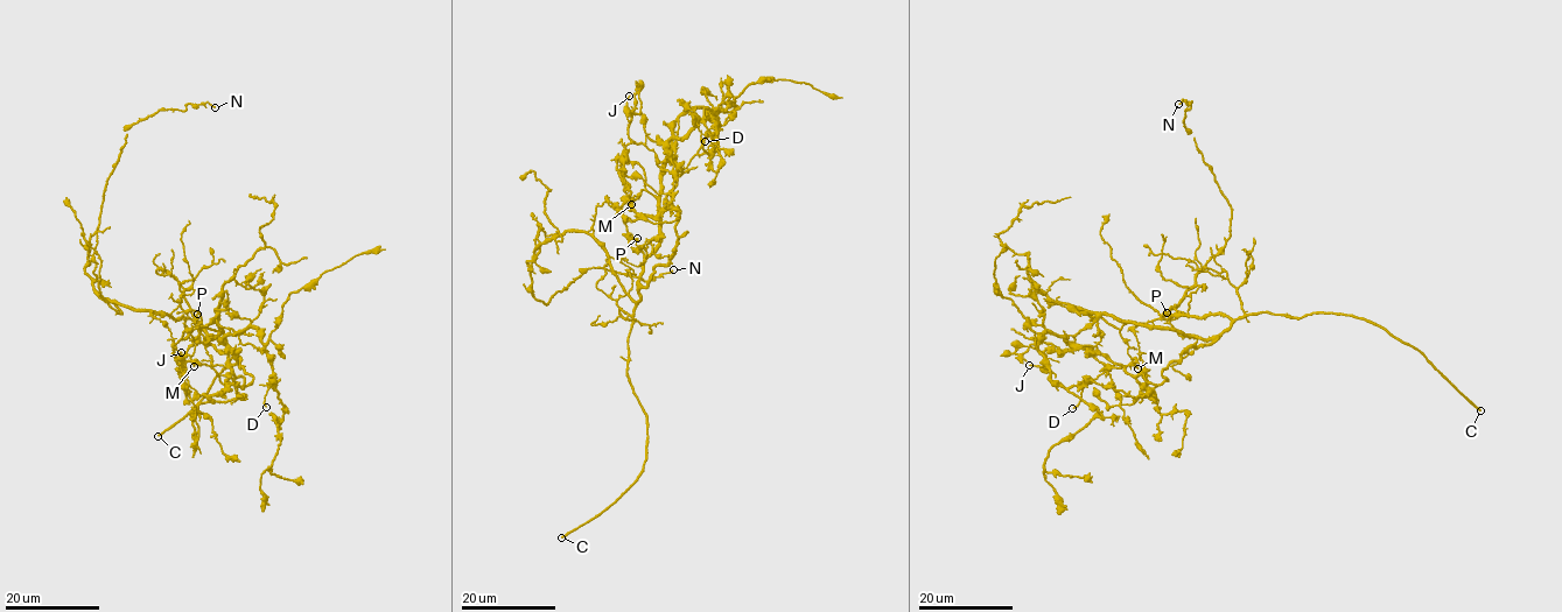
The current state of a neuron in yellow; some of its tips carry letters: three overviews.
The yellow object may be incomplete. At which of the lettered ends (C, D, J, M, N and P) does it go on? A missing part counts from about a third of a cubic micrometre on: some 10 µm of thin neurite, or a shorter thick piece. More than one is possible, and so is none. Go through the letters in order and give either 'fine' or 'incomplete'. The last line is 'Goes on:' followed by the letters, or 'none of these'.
C: incomplete
D: fine
J: fine
M: incomplete
N: fine
P: fine
Goes on: C, M

